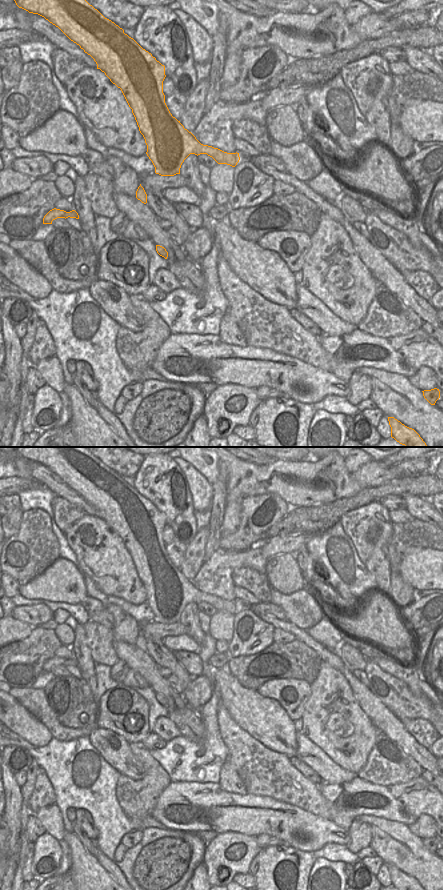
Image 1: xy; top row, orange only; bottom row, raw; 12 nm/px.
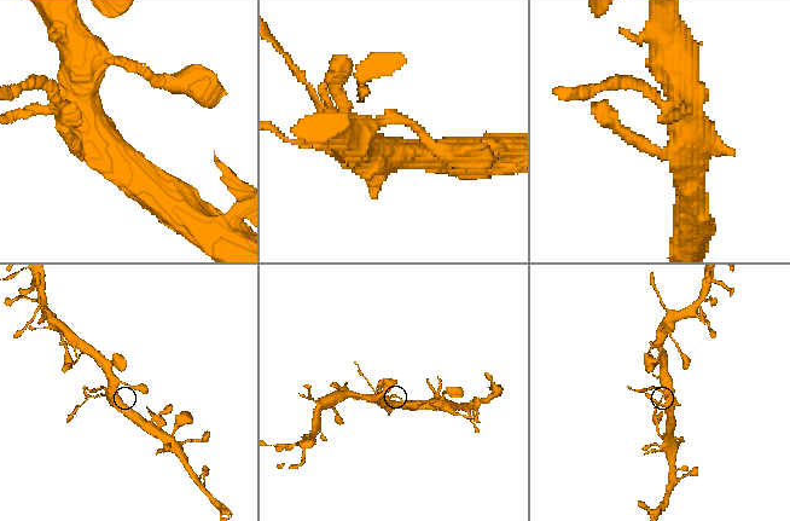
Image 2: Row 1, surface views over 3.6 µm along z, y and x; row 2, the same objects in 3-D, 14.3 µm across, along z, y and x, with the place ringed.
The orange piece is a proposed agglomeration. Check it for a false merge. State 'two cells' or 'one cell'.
one cell

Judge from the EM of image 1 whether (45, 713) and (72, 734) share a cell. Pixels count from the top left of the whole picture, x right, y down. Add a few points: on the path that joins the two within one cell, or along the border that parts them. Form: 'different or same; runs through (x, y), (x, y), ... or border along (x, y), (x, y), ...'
same; runs through (50, 720), (65, 734)

